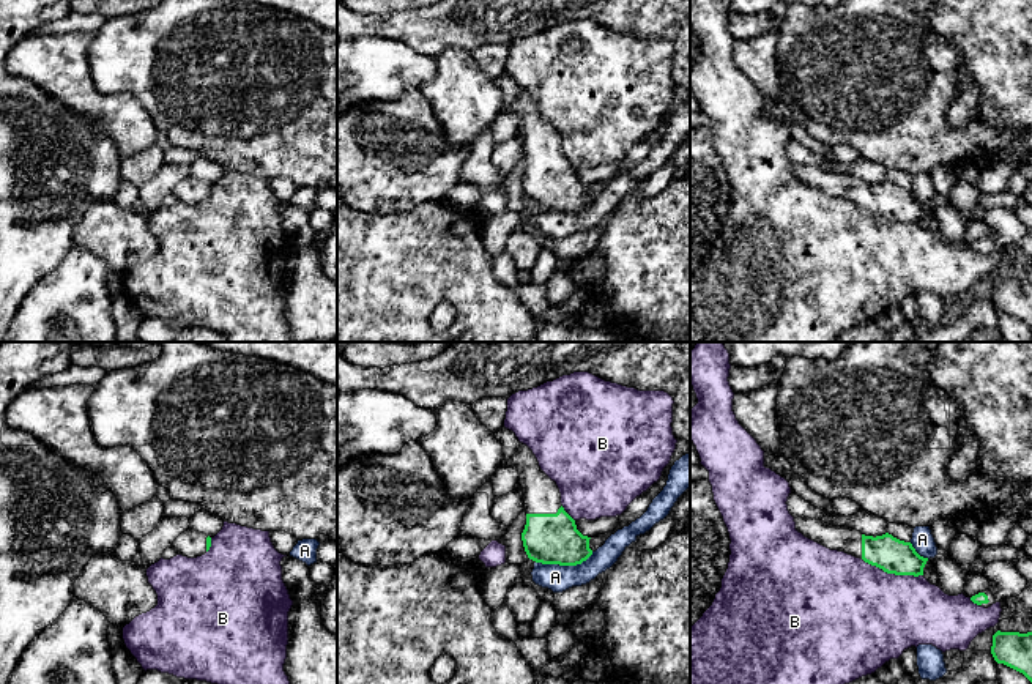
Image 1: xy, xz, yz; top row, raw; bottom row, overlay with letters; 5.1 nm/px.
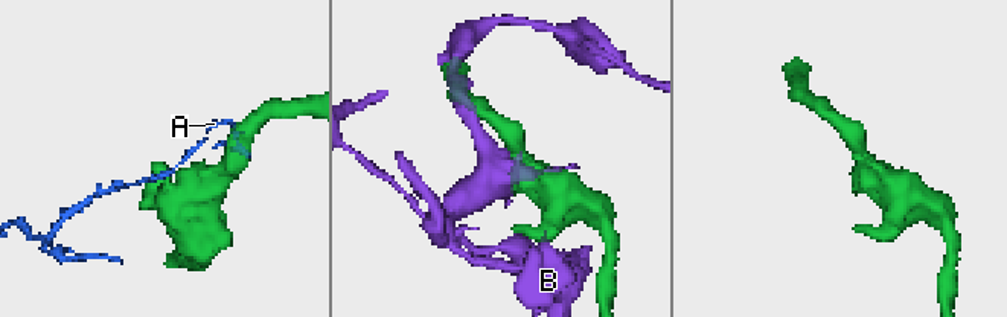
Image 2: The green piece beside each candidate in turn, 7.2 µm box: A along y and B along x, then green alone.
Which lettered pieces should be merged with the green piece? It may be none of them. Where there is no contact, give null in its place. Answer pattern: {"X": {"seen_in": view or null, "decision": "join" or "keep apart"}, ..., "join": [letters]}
{"A": {"seen_in": "xz", "decision": "keep apart"}, "B": {"seen_in": "yz", "decision": "keep apart"}, "join": []}

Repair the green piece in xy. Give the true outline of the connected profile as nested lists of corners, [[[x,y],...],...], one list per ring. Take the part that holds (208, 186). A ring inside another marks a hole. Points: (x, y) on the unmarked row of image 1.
[[[189,175],[173,188],[172,194],[178,202],[197,205],[210,197],[211,184]]]

